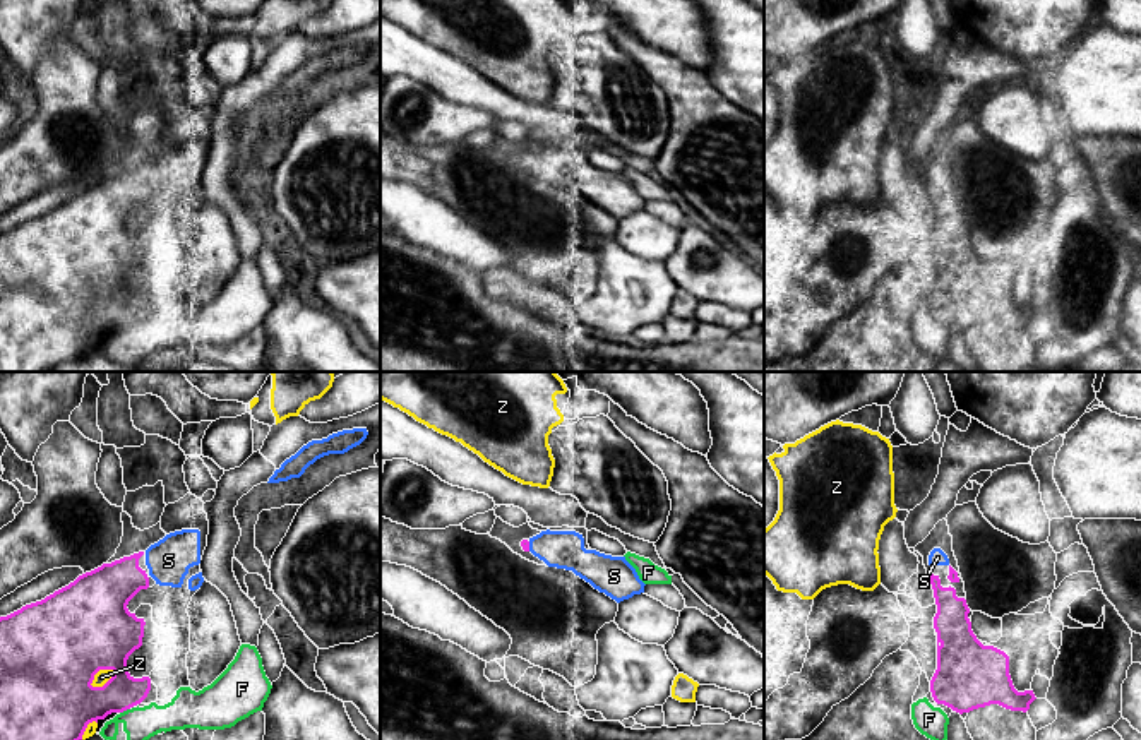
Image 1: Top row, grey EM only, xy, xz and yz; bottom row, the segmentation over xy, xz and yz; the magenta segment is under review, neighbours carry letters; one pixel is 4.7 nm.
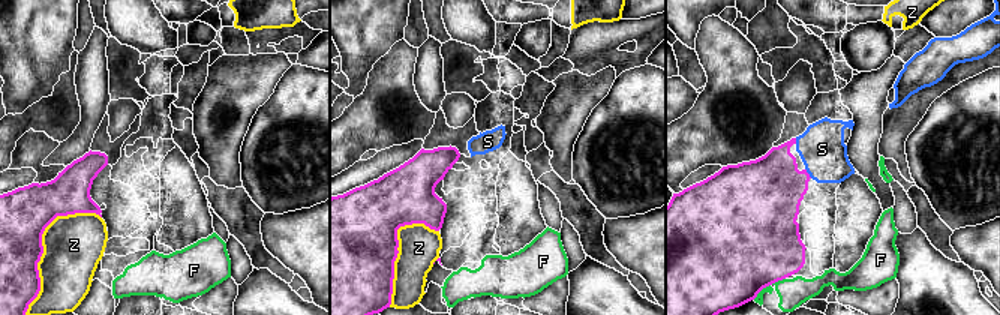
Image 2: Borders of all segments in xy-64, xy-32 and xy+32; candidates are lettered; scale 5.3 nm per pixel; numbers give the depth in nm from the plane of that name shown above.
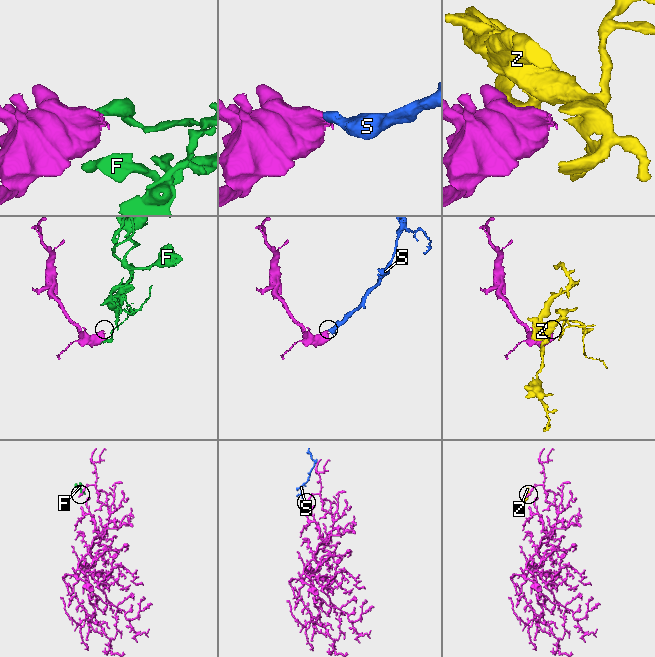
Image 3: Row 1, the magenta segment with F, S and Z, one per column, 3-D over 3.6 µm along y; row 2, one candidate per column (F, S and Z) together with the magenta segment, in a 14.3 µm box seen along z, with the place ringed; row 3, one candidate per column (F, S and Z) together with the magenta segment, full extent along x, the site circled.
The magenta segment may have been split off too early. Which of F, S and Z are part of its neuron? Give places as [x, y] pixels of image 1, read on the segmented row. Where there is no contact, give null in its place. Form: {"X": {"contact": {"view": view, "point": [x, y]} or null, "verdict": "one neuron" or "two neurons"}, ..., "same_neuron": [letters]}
{"F": {"contact": {"view": "xy", "point": [124, 710]}, "verdict": "two neurons"}, "S": {"contact": {"view": "xz", "point": [528, 547]}, "verdict": "one neuron"}, "Z": {"contact": {"view": "xy", "point": [103, 686]}, "verdict": "two neurons"}, "same_neuron": ["S"]}

